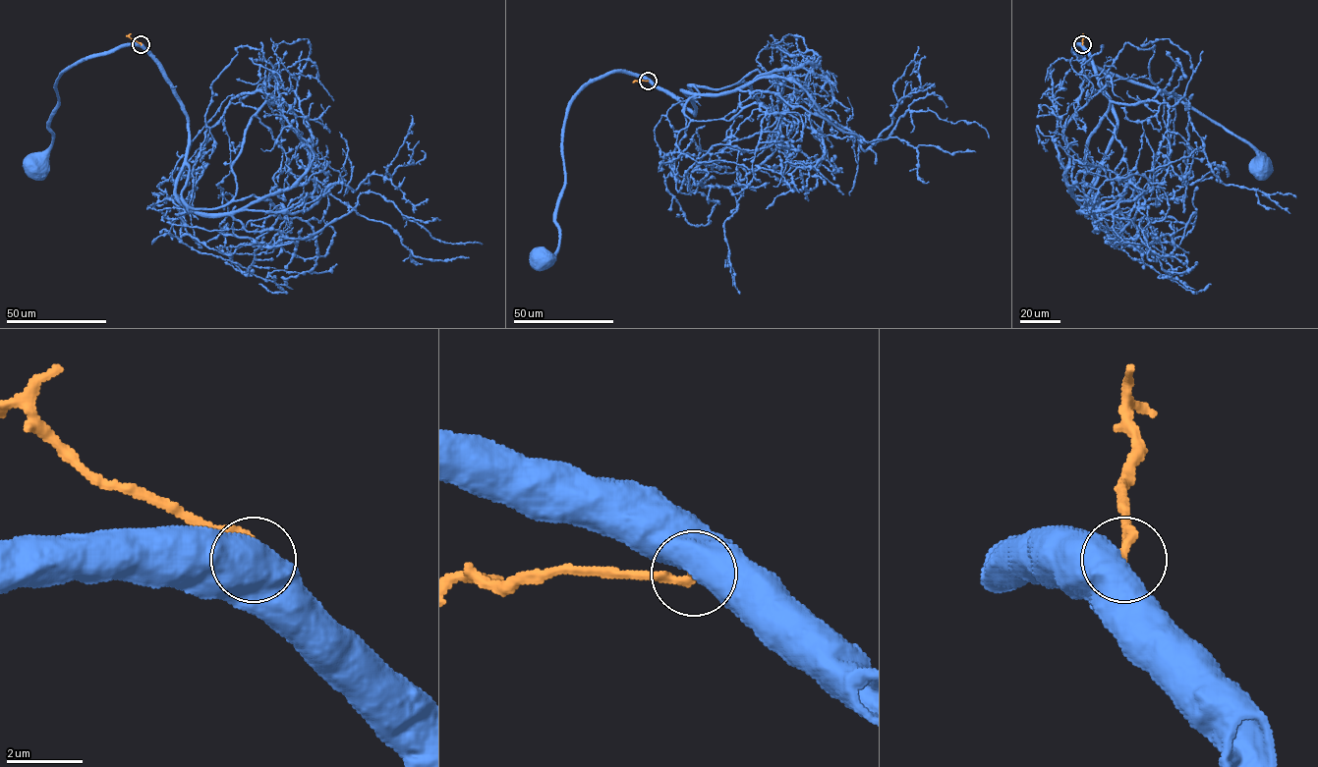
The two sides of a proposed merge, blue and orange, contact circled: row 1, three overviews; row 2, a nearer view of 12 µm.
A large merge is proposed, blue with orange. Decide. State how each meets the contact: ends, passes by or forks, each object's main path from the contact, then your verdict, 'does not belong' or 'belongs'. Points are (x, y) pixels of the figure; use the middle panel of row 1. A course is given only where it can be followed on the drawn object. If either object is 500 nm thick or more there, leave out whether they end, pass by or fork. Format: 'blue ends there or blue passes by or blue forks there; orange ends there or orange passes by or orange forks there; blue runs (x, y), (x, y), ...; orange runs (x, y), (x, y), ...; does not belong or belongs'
blue runs (648, 80), (610, 72), (590, 81), (571, 103), (562, 137), (564, 186), (555, 214), (559, 246), (547, 263); orange runs (648, 81), (633, 82); does not belong

